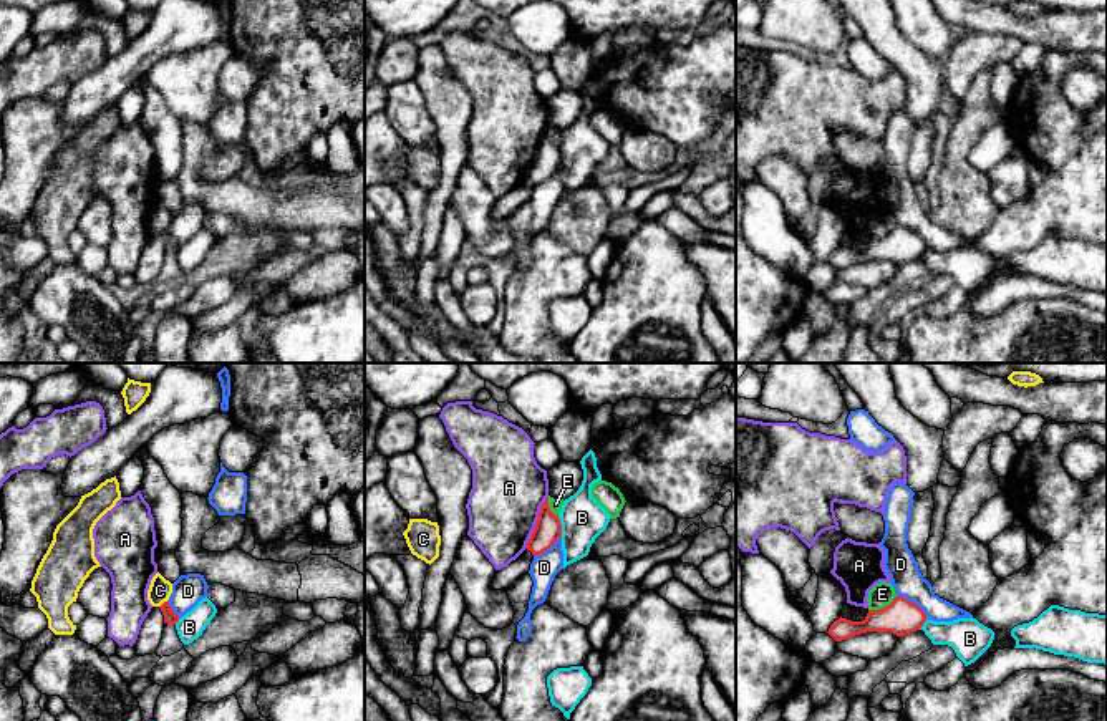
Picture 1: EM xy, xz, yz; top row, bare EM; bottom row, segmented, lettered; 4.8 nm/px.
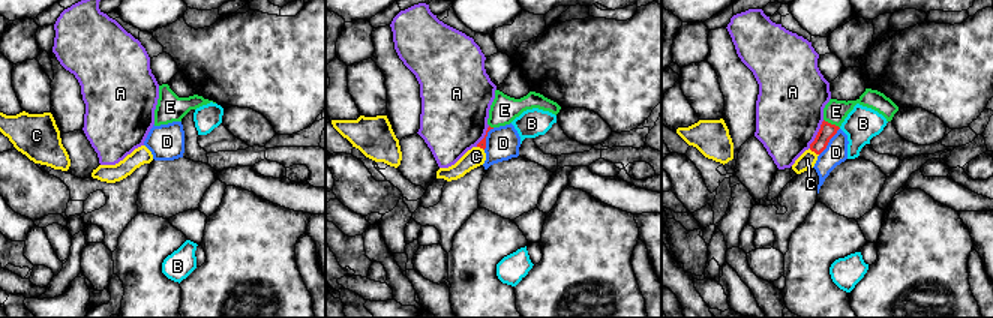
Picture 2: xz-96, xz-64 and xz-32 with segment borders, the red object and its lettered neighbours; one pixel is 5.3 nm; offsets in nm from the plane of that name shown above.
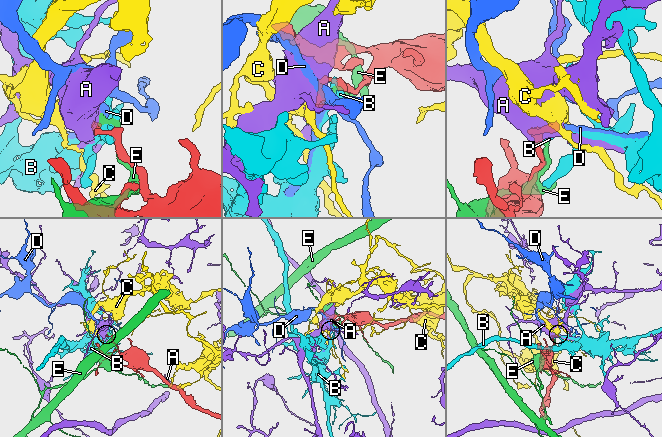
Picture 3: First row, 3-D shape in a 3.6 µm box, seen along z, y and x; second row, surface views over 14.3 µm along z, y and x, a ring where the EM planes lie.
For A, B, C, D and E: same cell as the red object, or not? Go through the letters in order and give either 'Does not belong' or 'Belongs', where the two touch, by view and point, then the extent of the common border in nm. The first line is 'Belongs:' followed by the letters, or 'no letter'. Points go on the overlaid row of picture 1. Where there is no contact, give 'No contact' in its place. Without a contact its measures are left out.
Belongs: no letter
A: Does not belong. Touches red at xz (537, 522). Shared border 280 nm
B: Does not belong. Touches red at xz (560, 526). Shared border 110 nm
C: Does not belong. Touches red at xy (163, 604). Shared border 50 nm
D: Does not belong. Touches red at yz (912, 602). Shared border 190 nm
E: Does not belong. Touches red at yz (884, 607). Shared border 160 nm

